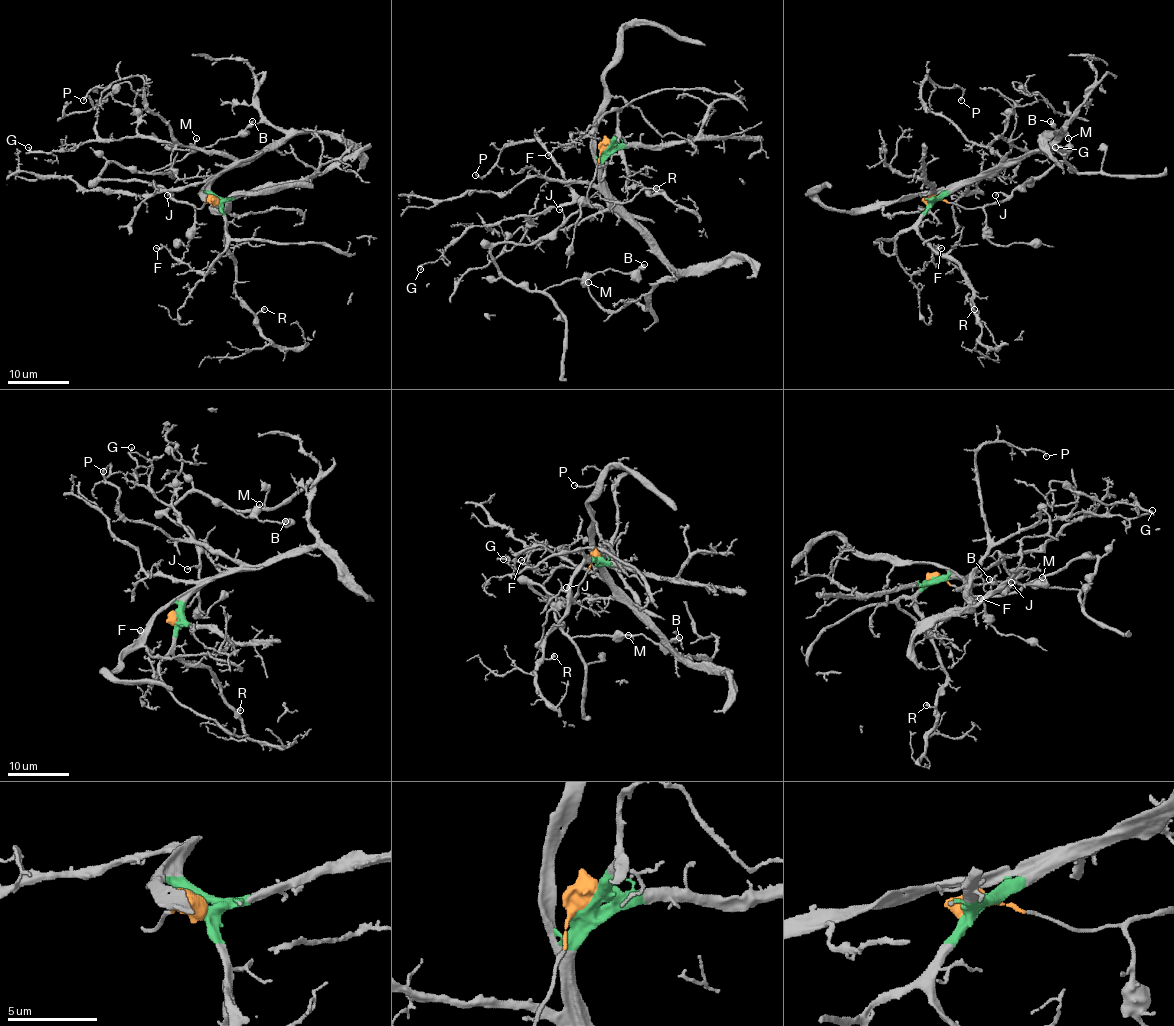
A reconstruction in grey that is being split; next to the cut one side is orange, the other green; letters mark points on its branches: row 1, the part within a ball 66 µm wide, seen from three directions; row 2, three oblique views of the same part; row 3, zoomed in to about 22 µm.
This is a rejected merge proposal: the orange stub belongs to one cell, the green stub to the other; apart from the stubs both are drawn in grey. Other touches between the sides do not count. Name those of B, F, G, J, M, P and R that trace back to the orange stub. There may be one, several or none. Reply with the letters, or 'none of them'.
B, J, M

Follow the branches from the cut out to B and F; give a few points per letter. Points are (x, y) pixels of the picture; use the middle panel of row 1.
B: (606, 147), (576, 212), (533, 242), (498, 242), (491, 259), (517, 285), (543, 291), (645, 264)
F: (606, 147), (617, 130), (618, 109), (612, 109), (592, 127), (548, 155)

